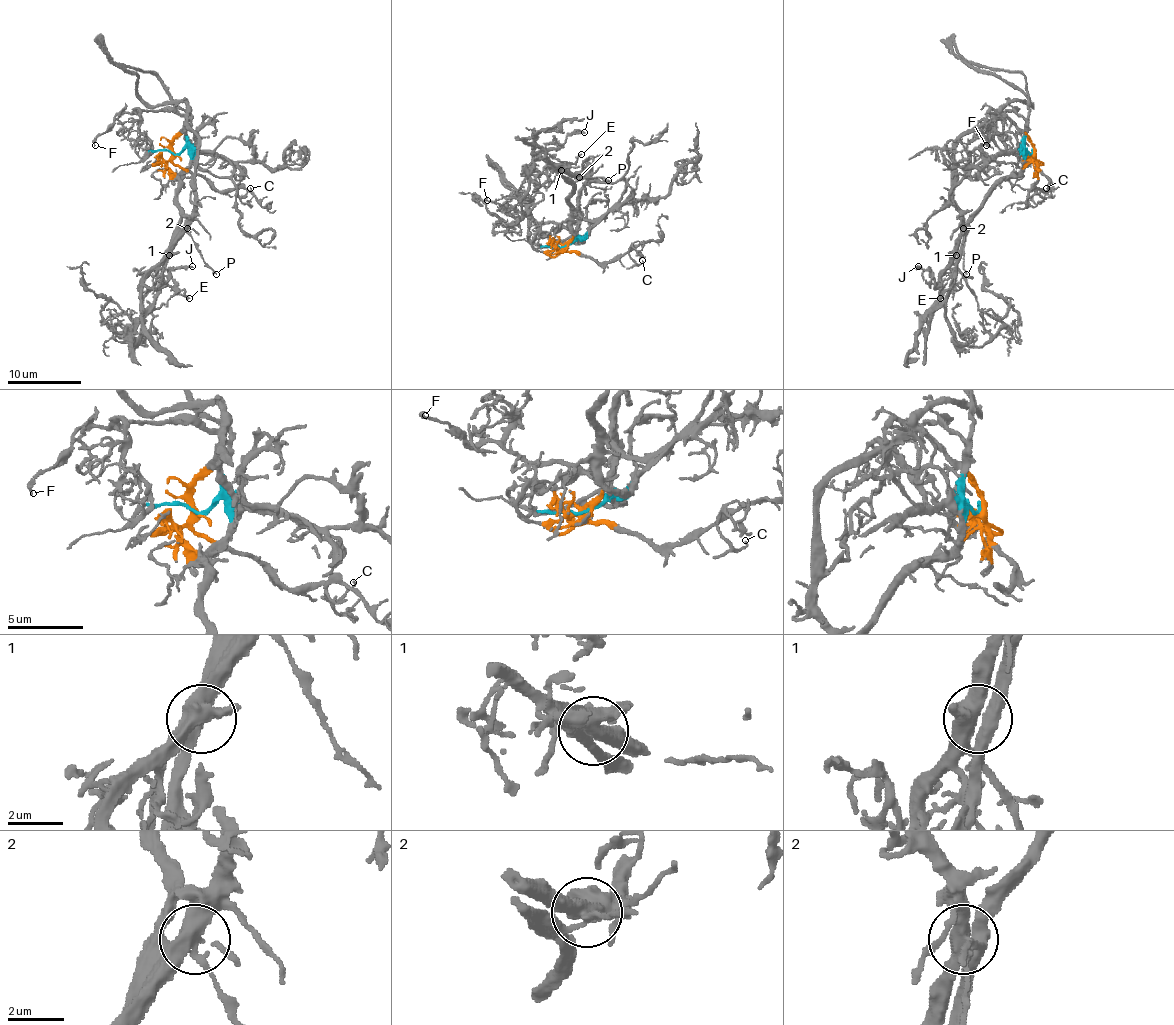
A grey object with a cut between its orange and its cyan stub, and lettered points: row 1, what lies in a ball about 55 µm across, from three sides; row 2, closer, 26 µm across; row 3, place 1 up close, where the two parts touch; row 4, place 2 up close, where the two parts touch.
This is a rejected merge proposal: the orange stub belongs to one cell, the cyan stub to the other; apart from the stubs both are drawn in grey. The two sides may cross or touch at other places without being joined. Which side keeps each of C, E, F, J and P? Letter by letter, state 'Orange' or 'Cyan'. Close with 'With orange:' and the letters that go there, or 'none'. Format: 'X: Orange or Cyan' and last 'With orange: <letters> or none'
C: Orange
E: Cyan
F: Cyan
J: Orange
P: Orange
With orange: C, J, P

